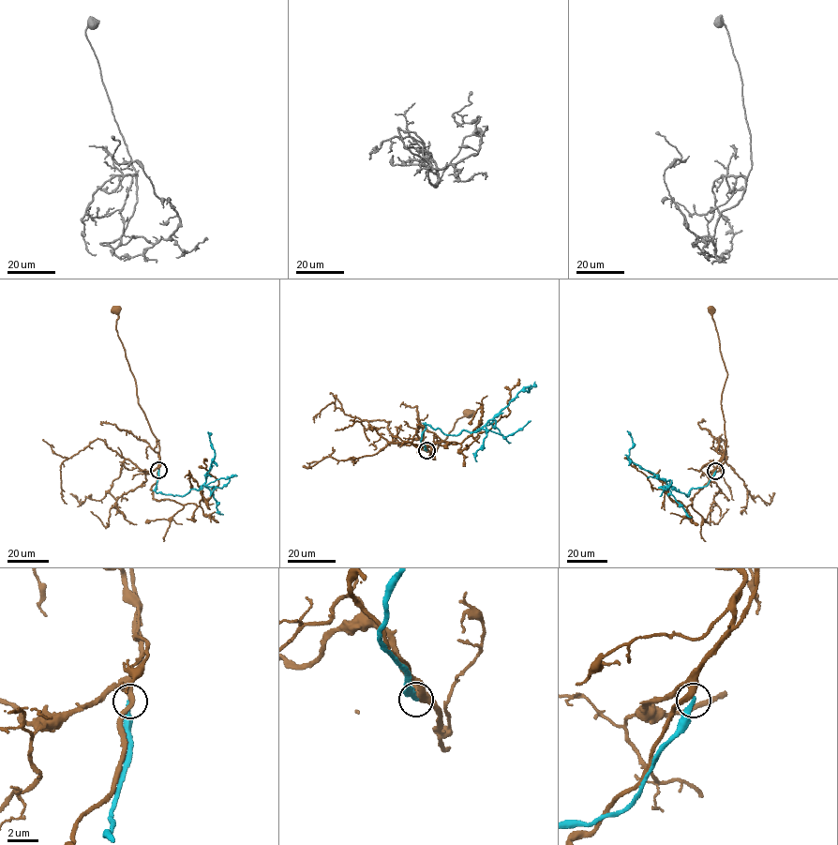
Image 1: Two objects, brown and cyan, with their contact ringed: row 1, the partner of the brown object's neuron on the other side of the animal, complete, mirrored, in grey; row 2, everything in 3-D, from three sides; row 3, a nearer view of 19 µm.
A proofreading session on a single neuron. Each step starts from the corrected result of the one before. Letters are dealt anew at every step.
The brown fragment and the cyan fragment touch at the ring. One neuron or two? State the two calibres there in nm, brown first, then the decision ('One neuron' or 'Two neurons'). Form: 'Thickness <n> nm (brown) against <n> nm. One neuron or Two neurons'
Thickness 380 nm (brown) against 280 nm. Two neurons

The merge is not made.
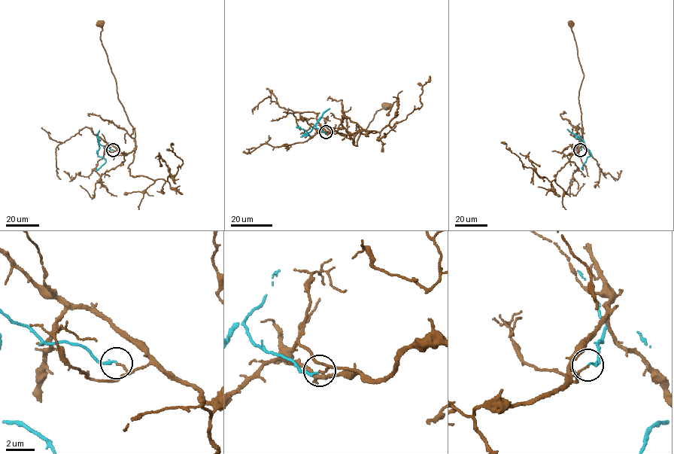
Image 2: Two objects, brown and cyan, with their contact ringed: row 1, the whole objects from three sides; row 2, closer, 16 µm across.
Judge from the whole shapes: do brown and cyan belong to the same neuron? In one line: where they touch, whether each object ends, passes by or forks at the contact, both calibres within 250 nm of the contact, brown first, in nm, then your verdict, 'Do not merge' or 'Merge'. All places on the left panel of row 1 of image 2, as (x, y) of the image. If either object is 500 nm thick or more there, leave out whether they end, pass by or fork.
Place: (113, 150). At the ring brown ends. At the ring cyan ends. Thickness 110 nm (brown) against 140 nm. Do not merge

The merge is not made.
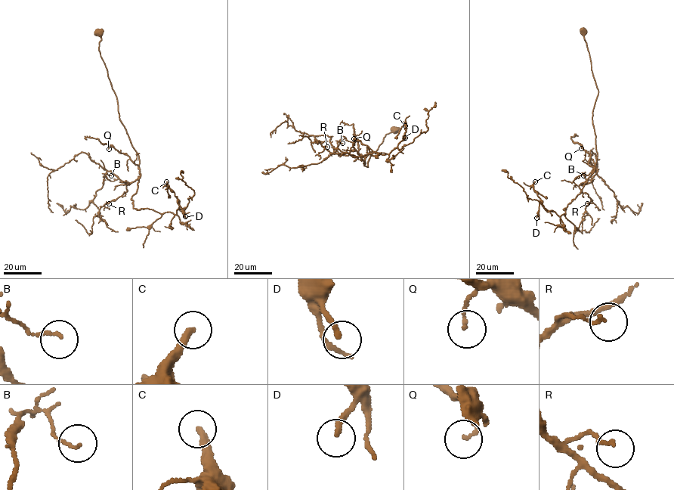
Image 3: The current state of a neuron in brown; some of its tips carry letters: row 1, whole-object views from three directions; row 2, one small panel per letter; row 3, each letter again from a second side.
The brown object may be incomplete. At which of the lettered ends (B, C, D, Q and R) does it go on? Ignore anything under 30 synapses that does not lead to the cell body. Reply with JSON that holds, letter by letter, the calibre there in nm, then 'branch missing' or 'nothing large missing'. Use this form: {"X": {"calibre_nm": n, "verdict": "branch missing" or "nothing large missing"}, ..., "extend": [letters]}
{"B": {"calibre_nm": 90, "verdict": "nothing large missing"}, "C": {"calibre_nm": 280, "verdict": "branch missing"}, "D": {"calibre_nm": 200, "verdict": "nothing large missing"}, "Q": {"calibre_nm": 130, "verdict": "nothing large missing"}, "R": {"calibre_nm": 130, "verdict": "nothing large missing"}, "extend": ["C"]}

